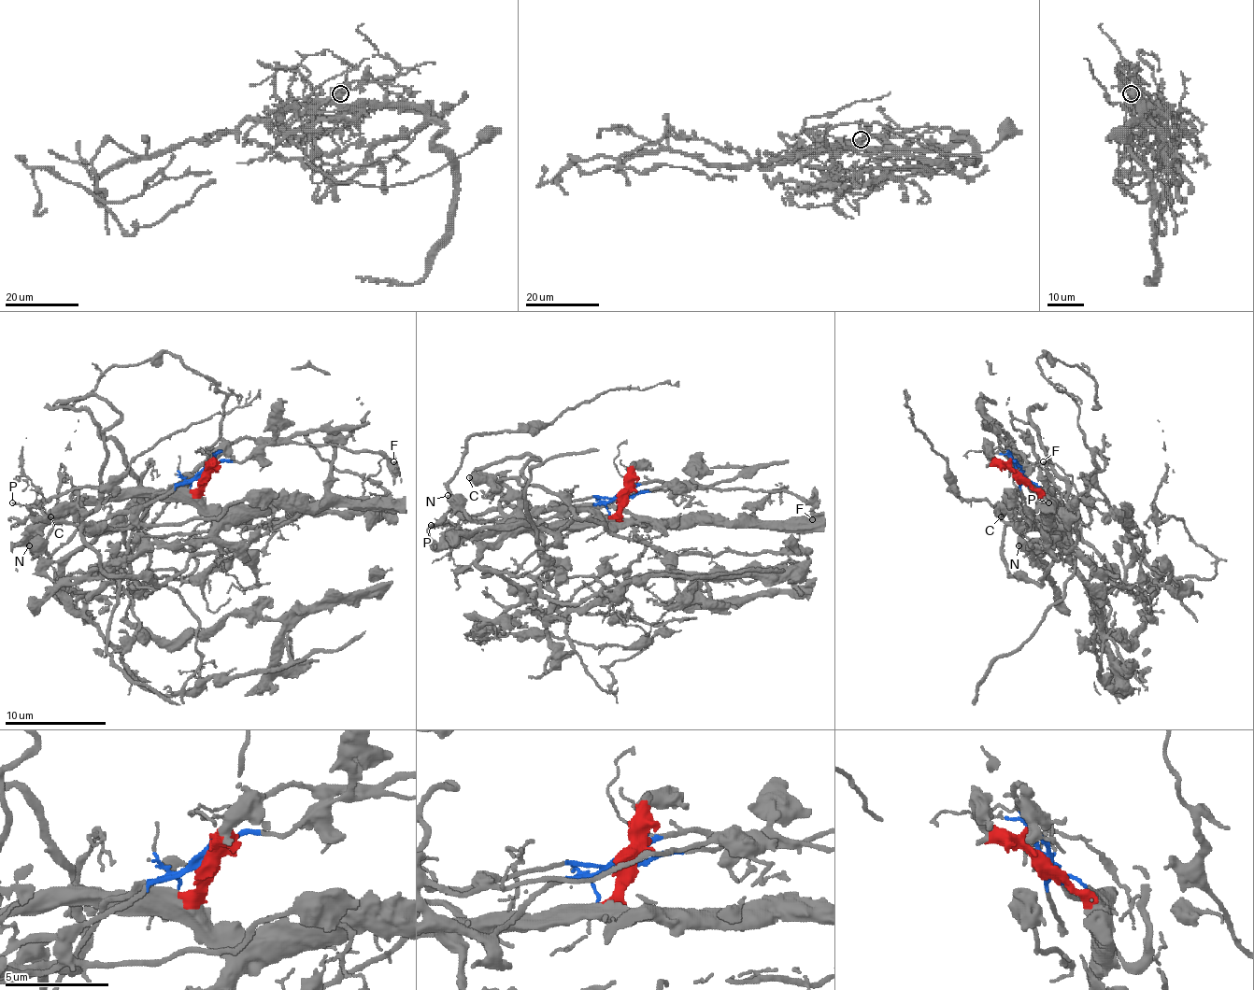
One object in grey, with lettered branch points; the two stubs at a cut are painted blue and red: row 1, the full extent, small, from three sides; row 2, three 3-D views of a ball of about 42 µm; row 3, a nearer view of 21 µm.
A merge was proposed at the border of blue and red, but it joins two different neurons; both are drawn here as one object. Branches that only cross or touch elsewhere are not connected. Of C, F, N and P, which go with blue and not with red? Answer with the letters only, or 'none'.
C, F, N, P

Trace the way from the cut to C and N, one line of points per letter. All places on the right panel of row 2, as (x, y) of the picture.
C: (1020, 473), (1031, 519), (1026, 525), (1008, 525), (998, 512), (1001, 509), (1001, 517)
N: (1020, 473), (1031, 519), (1044, 530), (1047, 547), (1026, 553), (1018, 544)

